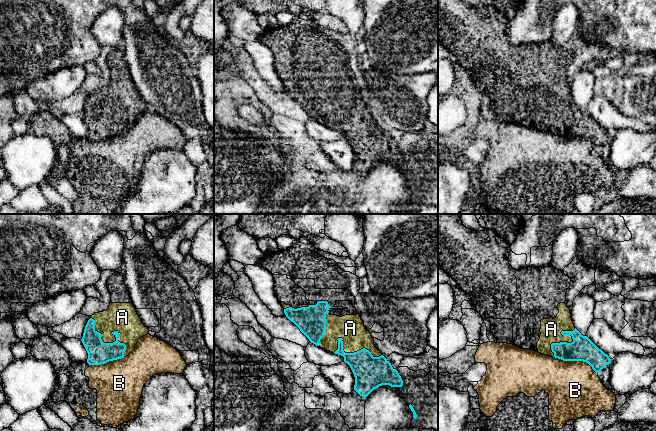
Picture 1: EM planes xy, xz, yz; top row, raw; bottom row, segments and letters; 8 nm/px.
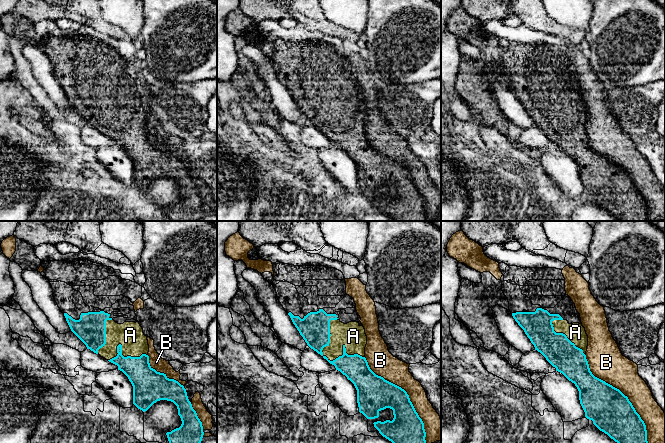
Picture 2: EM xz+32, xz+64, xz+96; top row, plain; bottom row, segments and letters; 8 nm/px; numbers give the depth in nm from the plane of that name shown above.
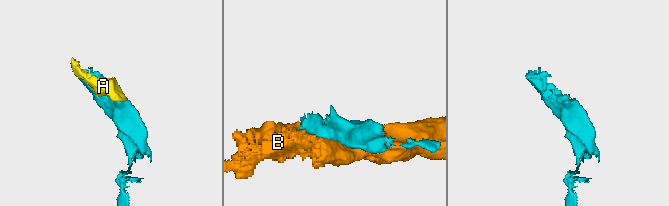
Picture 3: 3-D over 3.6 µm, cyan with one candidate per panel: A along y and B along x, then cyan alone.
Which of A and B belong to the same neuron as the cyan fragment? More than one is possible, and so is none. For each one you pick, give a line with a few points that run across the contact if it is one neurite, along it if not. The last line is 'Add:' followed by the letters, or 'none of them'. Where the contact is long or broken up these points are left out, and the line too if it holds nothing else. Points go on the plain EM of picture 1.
Add: A

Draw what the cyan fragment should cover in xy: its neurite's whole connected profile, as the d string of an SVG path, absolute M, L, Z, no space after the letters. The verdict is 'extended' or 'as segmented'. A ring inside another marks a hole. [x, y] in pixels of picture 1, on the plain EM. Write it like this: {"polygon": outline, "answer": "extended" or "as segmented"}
{"polygon": "M113 49L107 58L107 63L111 70L109 84L91 92L81 115L88 129L87 139L89 141L101 141L128 132L135 125L138 116L149 108L132 80L123 50Z", "answer": "extended"}

